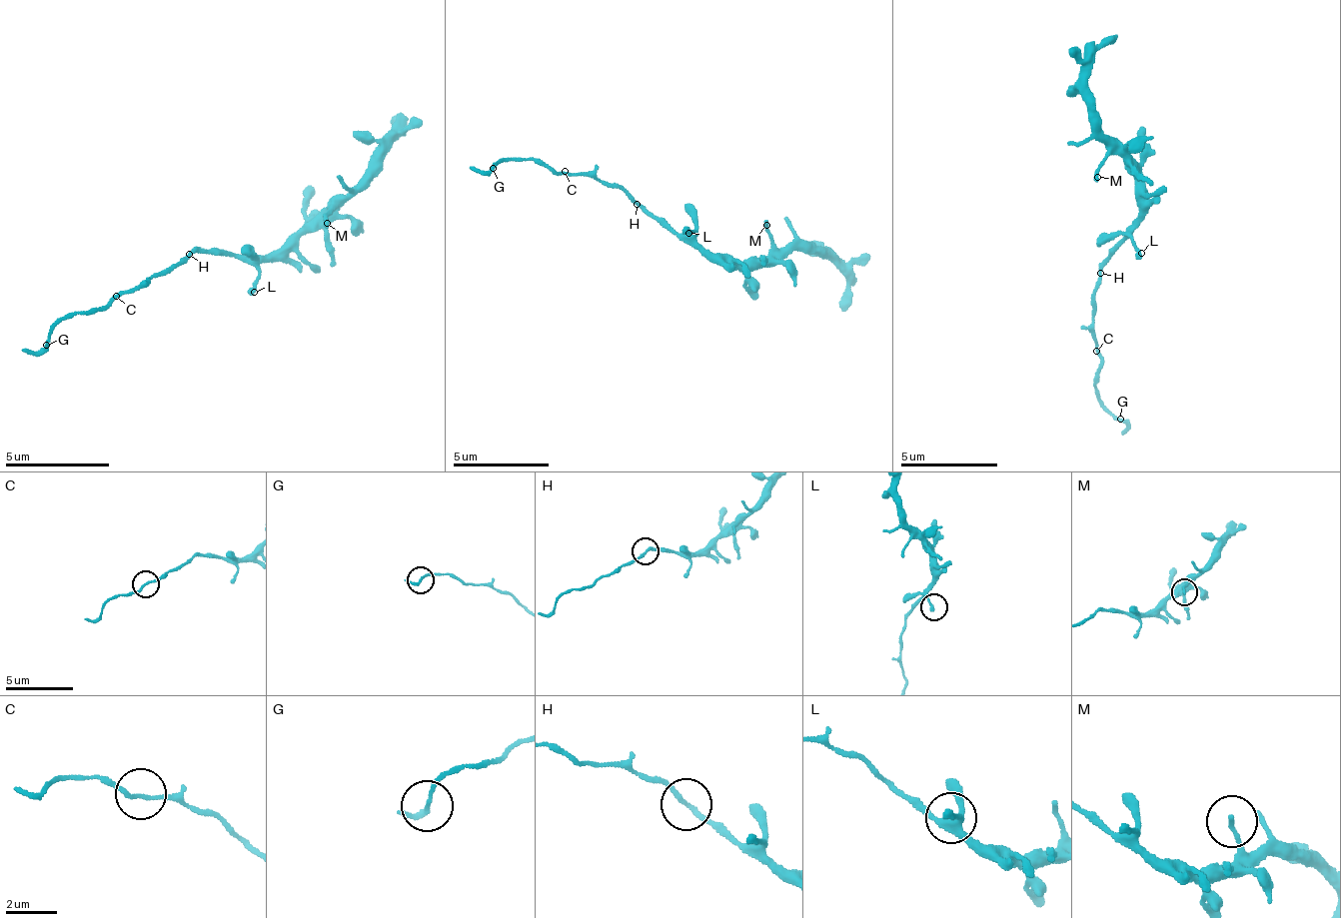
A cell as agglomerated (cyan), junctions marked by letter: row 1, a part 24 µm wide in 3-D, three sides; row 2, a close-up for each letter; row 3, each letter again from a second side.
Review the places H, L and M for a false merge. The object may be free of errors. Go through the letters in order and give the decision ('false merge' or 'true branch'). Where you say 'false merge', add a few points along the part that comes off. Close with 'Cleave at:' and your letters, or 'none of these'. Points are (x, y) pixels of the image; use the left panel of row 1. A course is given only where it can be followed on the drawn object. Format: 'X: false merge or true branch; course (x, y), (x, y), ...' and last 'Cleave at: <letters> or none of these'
H: false merge; course (190, 255), (84, 313), (54, 323), (42, 353), (20, 352)
L: true branch
M: true branch
Cleave at: H

